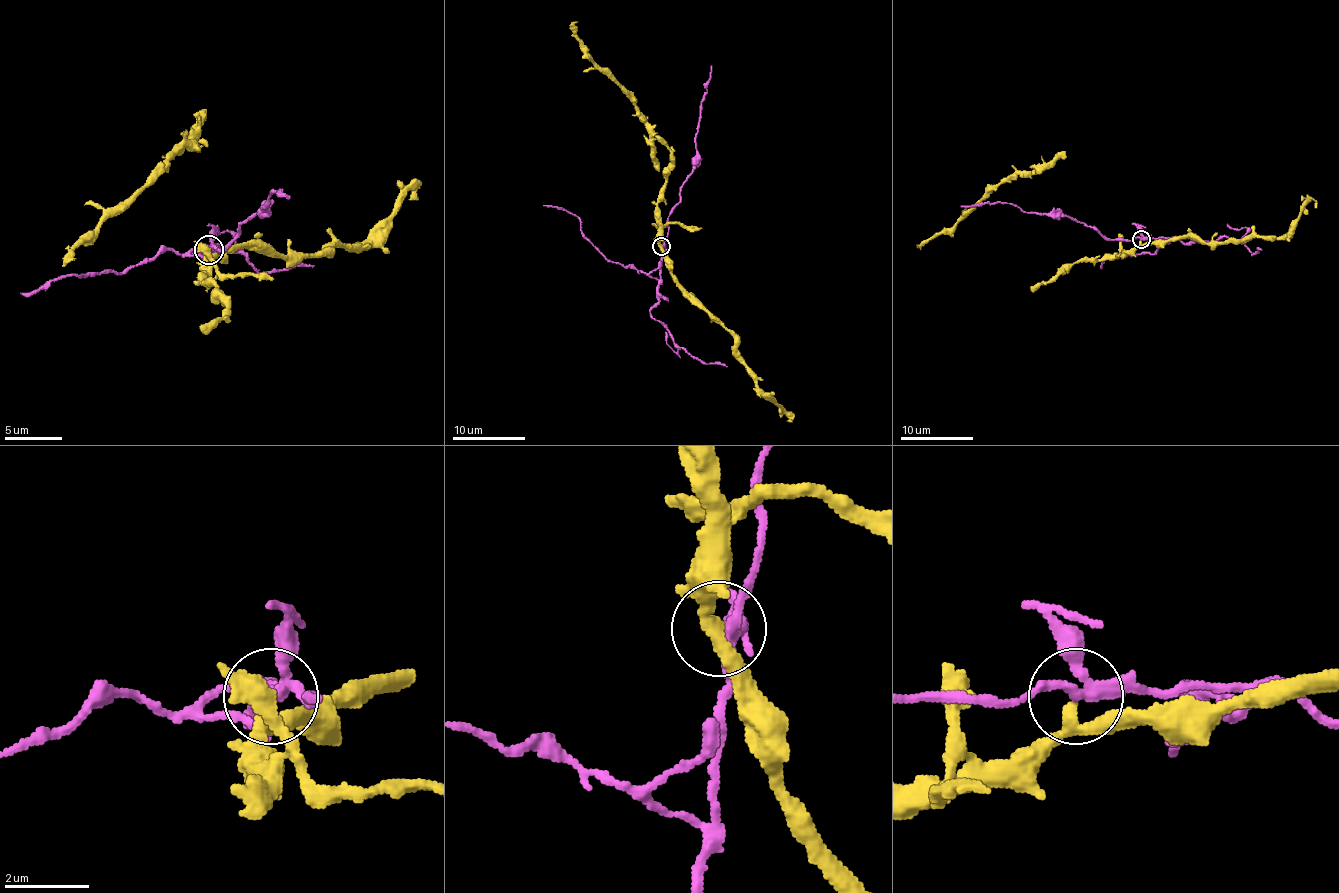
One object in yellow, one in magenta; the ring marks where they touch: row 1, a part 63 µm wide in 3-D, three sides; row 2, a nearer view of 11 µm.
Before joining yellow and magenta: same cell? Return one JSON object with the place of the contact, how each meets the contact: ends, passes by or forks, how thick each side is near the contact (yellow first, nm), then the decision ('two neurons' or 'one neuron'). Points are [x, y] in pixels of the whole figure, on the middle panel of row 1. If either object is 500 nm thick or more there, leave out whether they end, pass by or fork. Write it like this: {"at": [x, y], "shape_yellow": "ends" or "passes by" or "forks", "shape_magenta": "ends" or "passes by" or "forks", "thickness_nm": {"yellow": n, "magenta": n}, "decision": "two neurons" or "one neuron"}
{"at": [661, 246], "shape_yellow": "passes by", "shape_magenta": "forks", "thickness_nm": {"yellow": 260, "magenta": 200}, "decision": "two neurons"}

